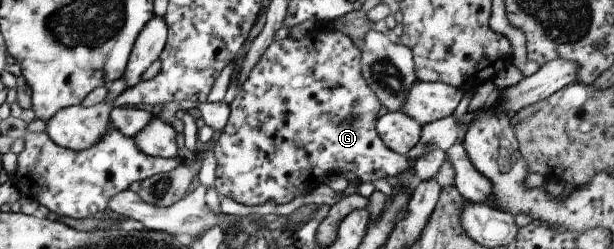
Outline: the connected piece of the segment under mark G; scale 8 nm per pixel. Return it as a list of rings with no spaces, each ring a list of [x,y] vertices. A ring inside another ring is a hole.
[[[334,29],[325,31],[308,30],[300,39],[290,39],[288,36],[285,38],[272,41],[268,44],[268,47],[260,55],[260,59],[256,61],[254,67],[248,71],[246,79],[244,79],[235,94],[232,101],[228,104],[229,114],[226,120],[226,125],[219,133],[215,146],[213,147],[214,157],[216,159],[216,169],[214,179],[214,189],[220,197],[230,197],[236,203],[242,203],[242,205],[260,205],[261,203],[288,203],[292,201],[294,197],[298,195],[304,195],[314,187],[318,187],[319,183],[326,181],[333,173],[341,174],[350,171],[356,175],[359,182],[374,183],[378,179],[388,179],[388,177],[398,177],[402,171],[406,171],[412,163],[408,157],[404,155],[396,155],[393,151],[390,151],[388,147],[384,147],[384,143],[380,141],[379,135],[376,133],[375,124],[377,118],[382,112],[382,107],[376,95],[372,93],[372,89],[368,87],[367,83],[364,83],[362,75],[360,73],[360,49],[352,43],[352,40],[348,35],[340,33]]]

